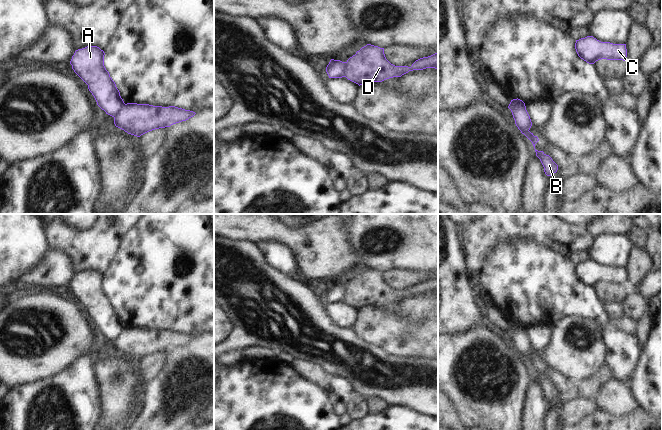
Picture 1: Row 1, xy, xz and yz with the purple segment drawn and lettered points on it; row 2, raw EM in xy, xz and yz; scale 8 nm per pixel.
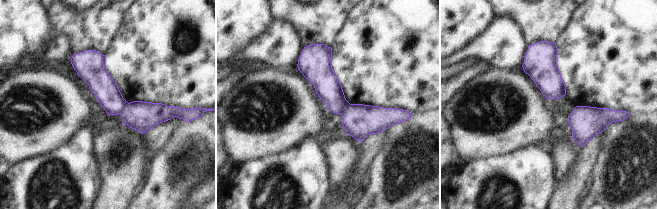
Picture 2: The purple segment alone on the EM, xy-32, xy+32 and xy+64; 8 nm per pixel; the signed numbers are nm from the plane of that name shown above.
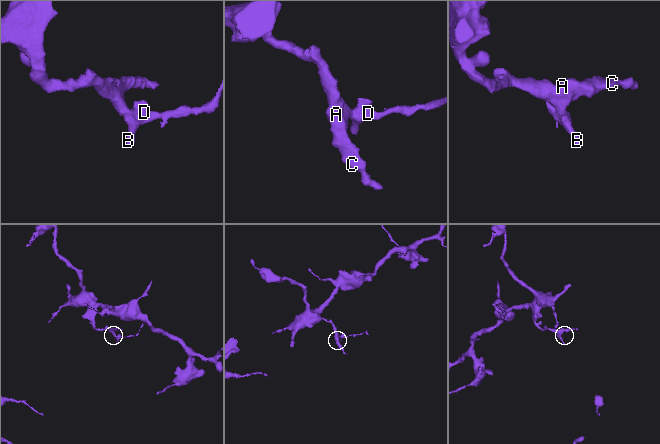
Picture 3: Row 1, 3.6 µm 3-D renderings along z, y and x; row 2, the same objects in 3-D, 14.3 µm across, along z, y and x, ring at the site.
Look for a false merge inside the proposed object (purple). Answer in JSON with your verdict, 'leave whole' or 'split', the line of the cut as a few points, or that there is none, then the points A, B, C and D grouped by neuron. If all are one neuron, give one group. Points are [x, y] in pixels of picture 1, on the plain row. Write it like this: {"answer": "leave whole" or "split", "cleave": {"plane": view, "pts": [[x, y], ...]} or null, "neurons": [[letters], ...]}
{"answer": "split", "cleave": {"plane": "xz", "pts": [[347, 286], [344, 300]]}, "neurons": [["A", "C"], ["B", "D"]]}

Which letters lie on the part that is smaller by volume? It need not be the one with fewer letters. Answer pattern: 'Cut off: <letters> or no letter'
Cut off: B, D

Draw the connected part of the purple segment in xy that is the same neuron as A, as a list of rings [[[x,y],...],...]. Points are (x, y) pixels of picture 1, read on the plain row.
[[[87,270],[75,275],[70,288],[74,296],[88,309],[97,329],[115,342],[125,327],[104,290],[104,279],[99,271]]]

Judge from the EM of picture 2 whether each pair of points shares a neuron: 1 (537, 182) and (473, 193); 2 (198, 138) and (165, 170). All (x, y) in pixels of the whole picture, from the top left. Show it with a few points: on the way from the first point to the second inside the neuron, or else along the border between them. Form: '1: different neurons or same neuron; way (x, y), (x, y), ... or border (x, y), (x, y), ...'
1: same neuron; way (520, 182), (501, 171), (495, 171), (485, 177)
2: same neuron; way (189, 147), (187, 154), (174, 167)

